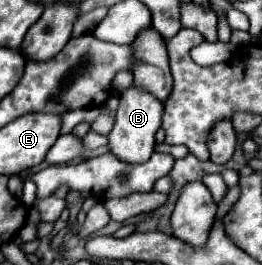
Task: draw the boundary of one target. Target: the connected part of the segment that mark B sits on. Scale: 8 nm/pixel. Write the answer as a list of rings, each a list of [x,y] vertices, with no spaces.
[[[132,85],[120,93],[120,105],[116,109],[116,123],[114,129],[108,135],[108,145],[110,151],[120,157],[122,161],[128,163],[144,163],[150,159],[154,151],[154,135],[162,125],[162,115],[164,115],[164,103],[154,97],[152,93],[144,93],[144,89]]]

